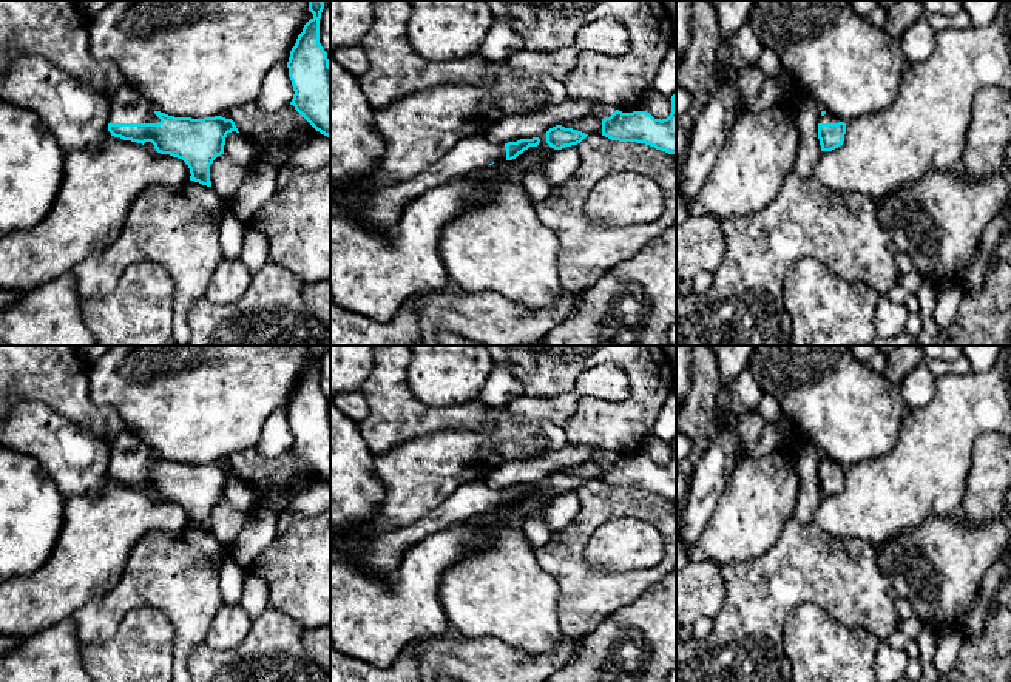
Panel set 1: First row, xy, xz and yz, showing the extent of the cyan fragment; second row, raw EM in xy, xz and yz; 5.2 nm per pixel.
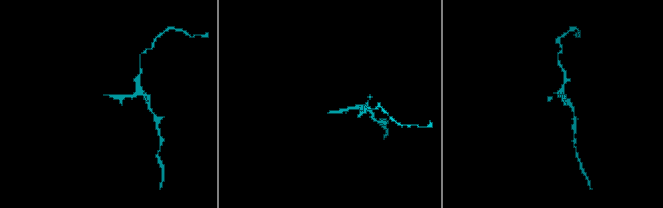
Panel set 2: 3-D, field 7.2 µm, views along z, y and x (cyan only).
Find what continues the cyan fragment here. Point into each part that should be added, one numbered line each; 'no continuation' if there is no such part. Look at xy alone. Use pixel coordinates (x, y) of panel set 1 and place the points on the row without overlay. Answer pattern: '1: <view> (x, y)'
1: xy (127, 451)

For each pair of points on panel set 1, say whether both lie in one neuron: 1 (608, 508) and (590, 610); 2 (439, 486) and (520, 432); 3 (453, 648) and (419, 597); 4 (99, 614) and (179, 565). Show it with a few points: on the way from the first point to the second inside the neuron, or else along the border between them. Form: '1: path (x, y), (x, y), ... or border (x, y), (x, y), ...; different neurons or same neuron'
1: path (582, 530), (576, 536), (578, 584); same neuron
2: path (459, 466), (469, 455), (500, 443); same neuron
3: border (451, 631), (420, 639); different neurons
4: path (119, 600), (159, 573); same neuron

